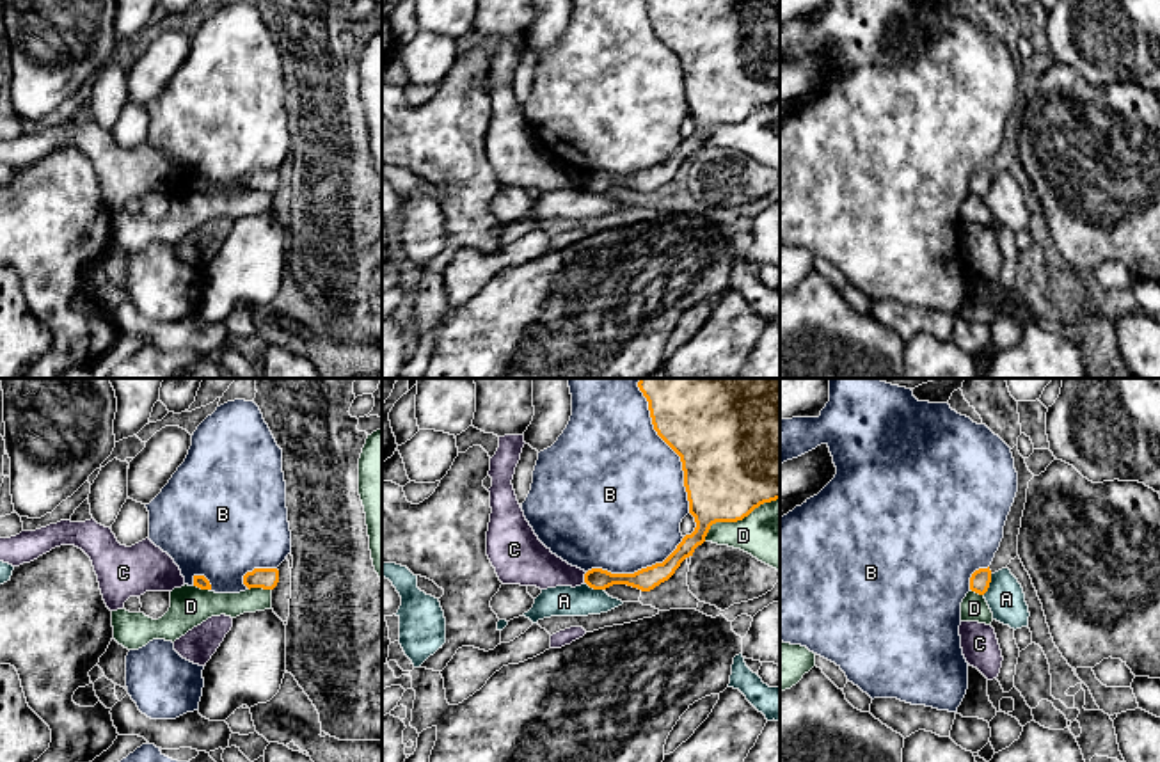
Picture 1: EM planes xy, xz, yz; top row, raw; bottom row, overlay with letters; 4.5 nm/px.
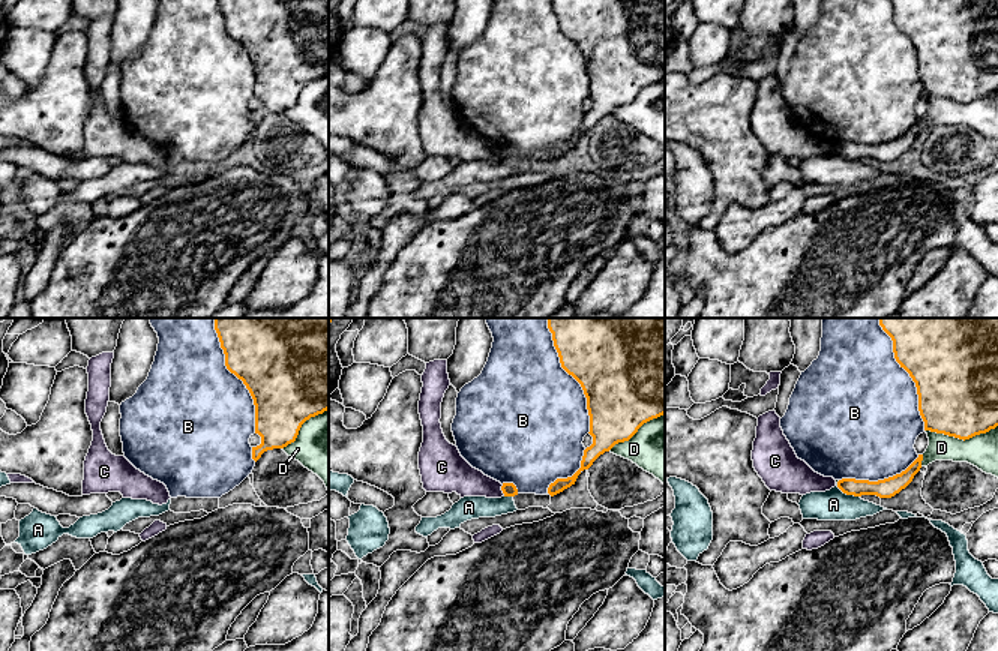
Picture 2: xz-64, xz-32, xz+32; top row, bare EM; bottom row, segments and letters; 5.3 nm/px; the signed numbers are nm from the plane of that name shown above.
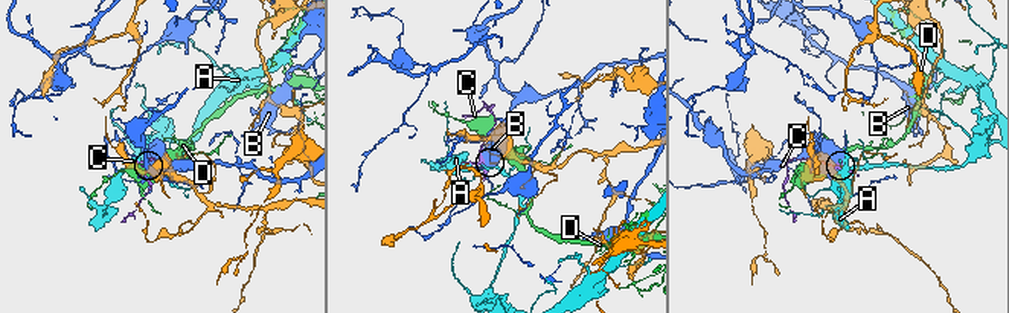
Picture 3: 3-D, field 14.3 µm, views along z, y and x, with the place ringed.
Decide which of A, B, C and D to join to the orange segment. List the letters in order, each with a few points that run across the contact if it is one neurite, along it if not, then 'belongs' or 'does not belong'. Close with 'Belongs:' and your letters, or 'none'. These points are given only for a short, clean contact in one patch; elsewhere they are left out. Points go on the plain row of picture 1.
A: does not belong
B: does not belong
C: line xz (587, 174), (583, 183); does not belong
D: does not belong
Belongs: none

